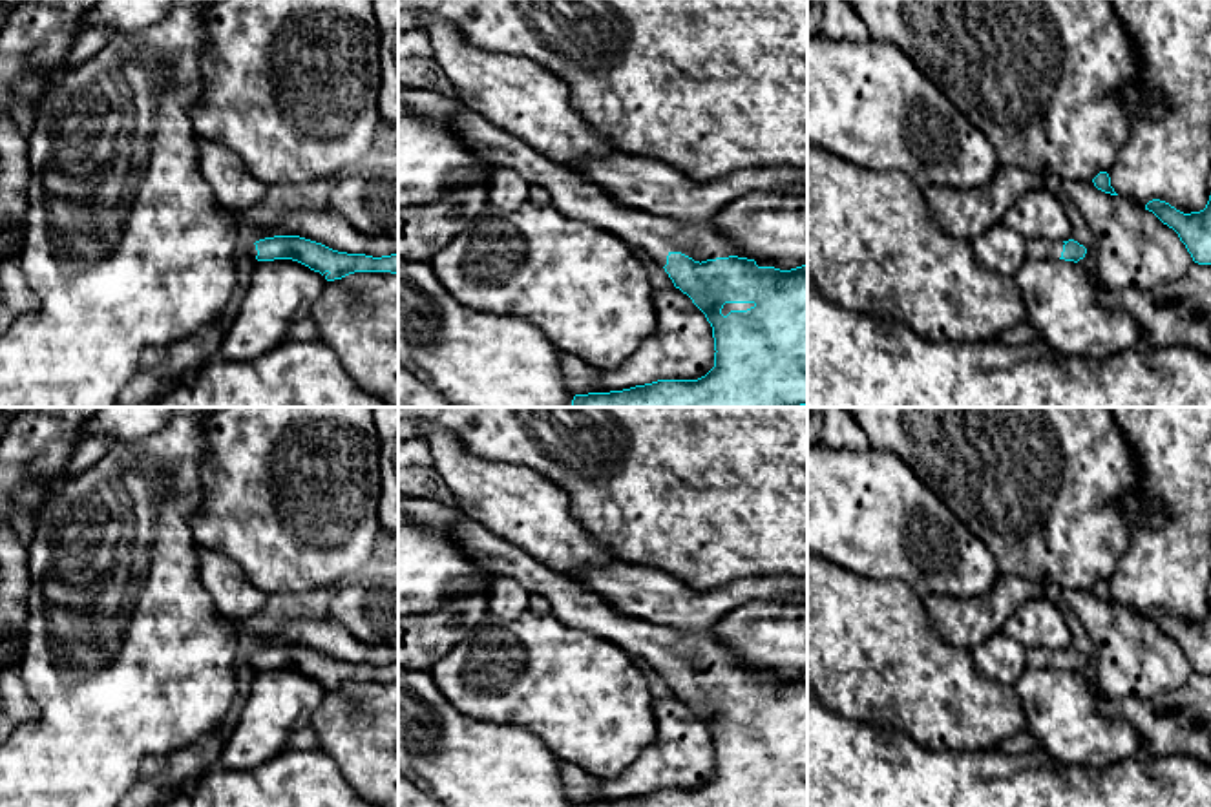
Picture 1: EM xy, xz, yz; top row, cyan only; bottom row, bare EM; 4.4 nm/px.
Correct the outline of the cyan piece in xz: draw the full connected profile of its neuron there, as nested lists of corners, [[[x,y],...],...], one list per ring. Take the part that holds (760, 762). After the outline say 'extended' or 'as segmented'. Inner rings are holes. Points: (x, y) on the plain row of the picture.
[[[398,493],[398,519],[446,533],[495,577],[513,577],[530,593],[546,597],[552,613],[566,626],[608,639],[658,670],[674,696],[687,703],[712,736],[714,776],[698,789],[658,789],[623,800],[574,807],[807,807],[807,674],[780,679],[758,676],[725,650],[709,630],[681,632],[623,615],[595,593],[579,588],[521,546],[493,535],[457,506]]]; extended

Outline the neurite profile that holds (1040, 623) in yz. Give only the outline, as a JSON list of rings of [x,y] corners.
[[[1043,597],[1025,603],[1001,632],[1019,641],[1025,648],[1069,650],[1072,645],[1072,634],[1063,612]]]

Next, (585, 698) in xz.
[[[532,610],[510,623],[488,619],[468,632],[431,670],[435,685],[462,714],[521,727],[559,760],[612,780],[656,741],[645,666],[616,643]]]

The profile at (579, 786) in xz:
[[[561,761],[559,772],[566,798],[574,803],[597,802],[599,780],[595,776],[572,761]]]

